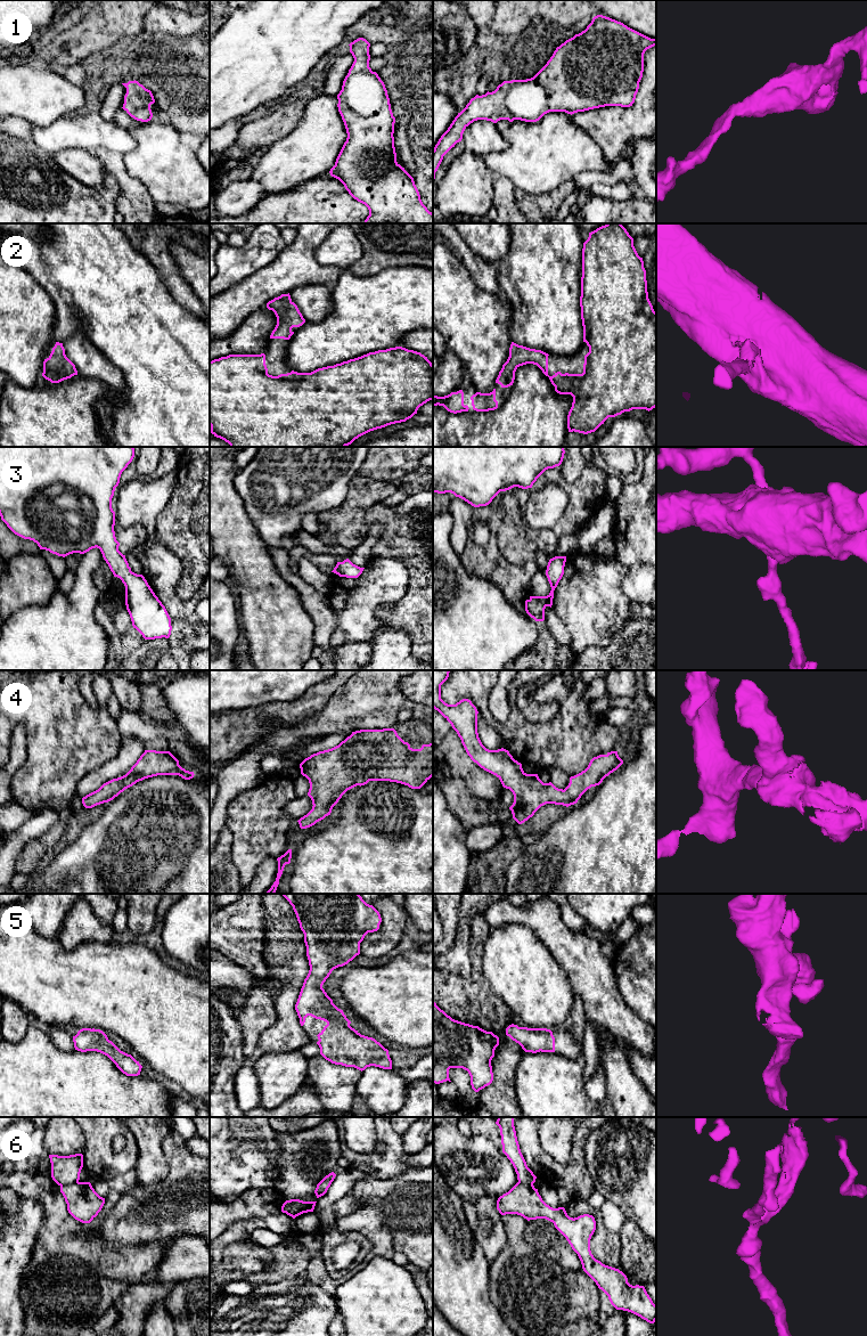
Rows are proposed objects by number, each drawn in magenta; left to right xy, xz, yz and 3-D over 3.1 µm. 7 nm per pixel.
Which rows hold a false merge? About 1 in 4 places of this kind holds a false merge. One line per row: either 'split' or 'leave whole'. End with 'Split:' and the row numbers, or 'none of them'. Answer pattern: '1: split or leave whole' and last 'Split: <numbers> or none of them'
1: leave whole
2: leave whole
3: leave whole
4: leave whole
5: leave whole
6: split
Split: 6

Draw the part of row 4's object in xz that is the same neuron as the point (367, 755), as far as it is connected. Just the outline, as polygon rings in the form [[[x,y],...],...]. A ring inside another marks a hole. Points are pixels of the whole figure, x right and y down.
[[[394,728],[360,730],[352,732],[338,746],[305,758],[300,764],[300,768],[301,774],[309,780],[308,796],[313,805],[312,809],[297,821],[301,829],[306,829],[330,815],[333,807],[347,790],[357,785],[365,785],[369,781],[390,781],[408,785],[411,789],[420,789],[433,776],[433,743],[423,744],[420,749],[412,749]]]

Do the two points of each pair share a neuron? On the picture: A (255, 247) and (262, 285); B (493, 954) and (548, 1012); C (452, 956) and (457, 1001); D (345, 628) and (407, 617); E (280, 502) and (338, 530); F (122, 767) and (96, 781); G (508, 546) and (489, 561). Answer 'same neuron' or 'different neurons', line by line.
A: different neurons
B: same neuron
C: different neurons
D: different neurons
E: different neurons
F: same neuron
G: different neurons

